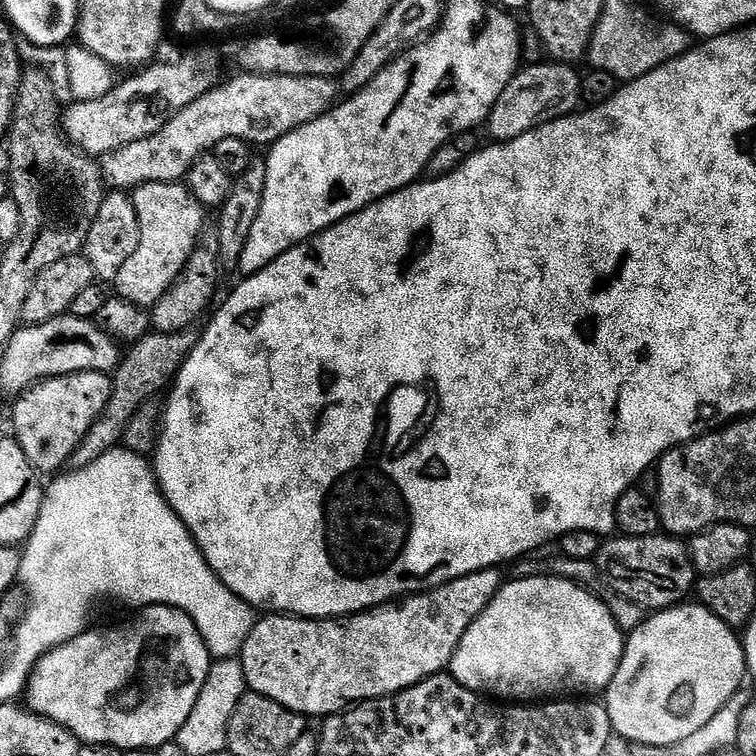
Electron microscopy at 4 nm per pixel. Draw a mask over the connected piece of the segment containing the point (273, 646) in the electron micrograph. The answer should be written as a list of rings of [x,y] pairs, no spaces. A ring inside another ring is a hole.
[[[499,567],[485,568],[482,572],[471,572],[468,576],[459,576],[457,580],[451,580],[440,588],[433,588],[423,594],[412,594],[399,602],[389,602],[379,608],[370,608],[366,612],[347,618],[333,618],[331,620],[306,620],[302,616],[289,616],[287,614],[268,614],[257,619],[250,638],[244,644],[242,663],[244,665],[244,679],[247,687],[258,693],[259,696],[270,698],[278,702],[283,708],[289,708],[292,712],[299,712],[305,718],[320,716],[327,718],[335,716],[355,705],[363,704],[366,700],[382,700],[385,696],[394,696],[398,692],[404,692],[416,684],[421,684],[430,676],[441,675],[451,665],[454,654],[466,634],[466,630],[488,609],[488,603],[493,600],[505,583]]]

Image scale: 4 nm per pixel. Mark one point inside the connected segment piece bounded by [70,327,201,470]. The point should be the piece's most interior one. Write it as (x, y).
(155, 360)

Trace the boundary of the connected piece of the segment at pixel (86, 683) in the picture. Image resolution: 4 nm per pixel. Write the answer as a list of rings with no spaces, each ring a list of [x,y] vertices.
[[[155,604],[153,608],[145,608],[139,613],[140,620],[133,624],[128,624],[125,628],[112,628],[109,632],[95,632],[89,630],[84,632],[76,640],[64,644],[61,648],[55,648],[52,652],[47,652],[36,664],[36,671],[26,689],[27,707],[31,711],[45,716],[48,720],[53,720],[55,724],[61,724],[67,728],[77,740],[88,746],[103,746],[108,748],[160,748],[163,744],[172,744],[176,735],[182,730],[182,726],[190,718],[194,706],[204,689],[204,683],[208,677],[208,670],[212,667],[213,657],[208,655],[208,647],[204,645],[204,639],[200,636],[199,630],[194,626],[194,622],[184,612],[177,608],[167,608],[161,604]]]

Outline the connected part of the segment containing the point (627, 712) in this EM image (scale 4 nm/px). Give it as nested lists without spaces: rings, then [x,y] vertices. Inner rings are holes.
[[[688,602],[683,606],[673,607],[671,610],[657,611],[655,614],[649,615],[644,623],[627,637],[624,657],[620,660],[620,669],[606,689],[606,697],[608,696],[606,707],[612,723],[612,731],[615,735],[628,739],[630,743],[644,743],[646,746],[666,747],[680,743],[686,738],[690,738],[690,734],[698,734],[698,730],[702,730],[702,726],[706,726],[706,722],[710,722],[710,718],[714,718],[714,714],[718,714],[718,710],[722,710],[729,702],[737,699],[739,692],[736,691],[743,686],[747,676],[748,663],[744,657],[744,645],[737,629],[731,628],[726,622],[722,622],[722,618],[718,618],[703,604]]]

